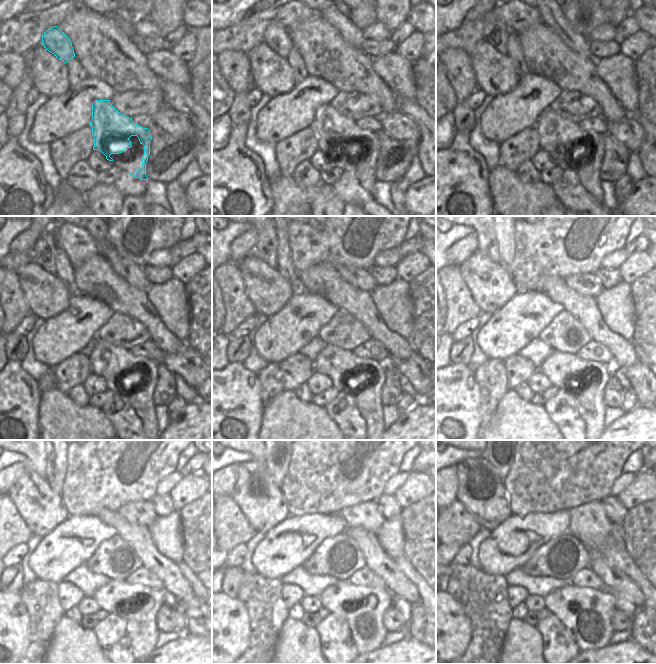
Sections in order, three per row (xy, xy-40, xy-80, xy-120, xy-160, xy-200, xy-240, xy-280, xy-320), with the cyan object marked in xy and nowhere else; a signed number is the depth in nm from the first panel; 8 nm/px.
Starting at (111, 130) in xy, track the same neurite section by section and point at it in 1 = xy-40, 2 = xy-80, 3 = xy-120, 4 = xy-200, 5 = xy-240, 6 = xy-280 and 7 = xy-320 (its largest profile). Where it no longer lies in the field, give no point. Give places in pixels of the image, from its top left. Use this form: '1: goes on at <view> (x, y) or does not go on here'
1: goes on at xy-40 (336, 134)
2: goes on at xy-80 (558, 136)
3: goes on at xy-120 (110, 362)
4: goes on at xy-200 (561, 368)
5: goes on at xy-240 (141, 629)
6: goes on at xy-280 (364, 619)
7: goes on at xy-320 (589, 622)

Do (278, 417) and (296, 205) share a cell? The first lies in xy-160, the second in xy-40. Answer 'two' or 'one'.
one

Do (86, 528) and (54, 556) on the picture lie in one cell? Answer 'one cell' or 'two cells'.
one cell

